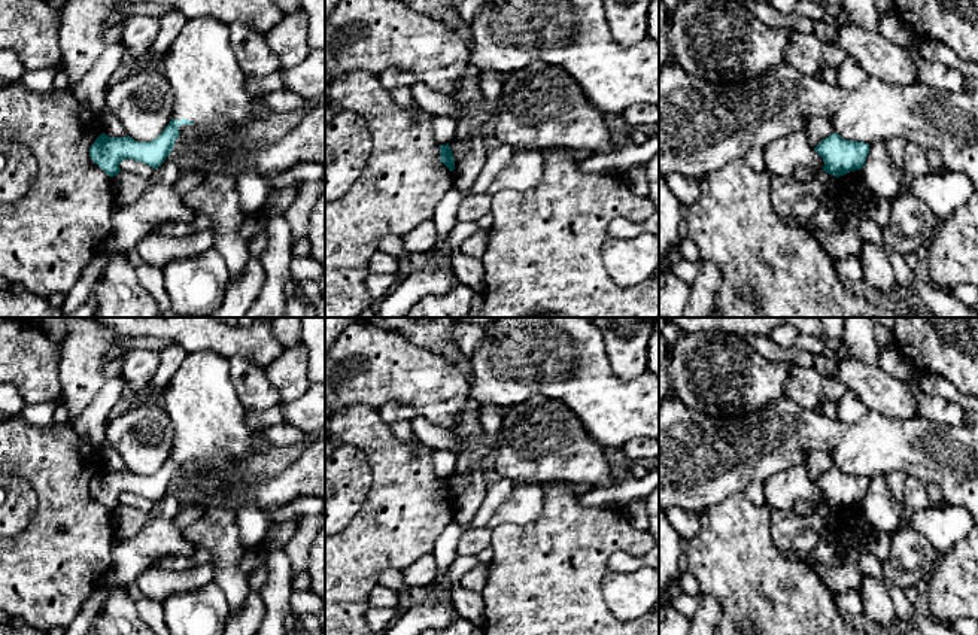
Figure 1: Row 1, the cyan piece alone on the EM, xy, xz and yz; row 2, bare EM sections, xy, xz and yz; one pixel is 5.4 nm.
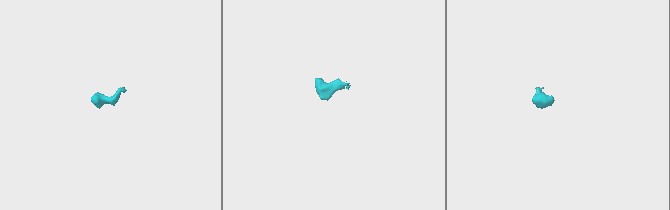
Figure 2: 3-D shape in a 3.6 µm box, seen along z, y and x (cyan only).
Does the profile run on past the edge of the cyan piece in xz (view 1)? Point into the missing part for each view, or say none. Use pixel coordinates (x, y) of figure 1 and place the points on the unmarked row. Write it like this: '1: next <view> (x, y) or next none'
1: next none

